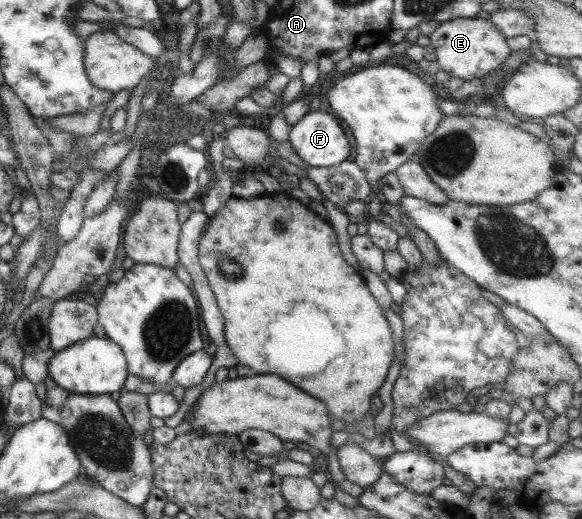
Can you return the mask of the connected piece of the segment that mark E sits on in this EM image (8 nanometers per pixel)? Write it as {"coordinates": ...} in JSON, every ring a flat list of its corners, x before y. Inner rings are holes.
{"coordinates":[[480,18,454,20,439,23,439,25,427,35,427,42,432,44,438,70,446,72,449,78,470,80,484,77,496,70,510,54,506,44,506,38,496,30,496,26,488,20]]}

